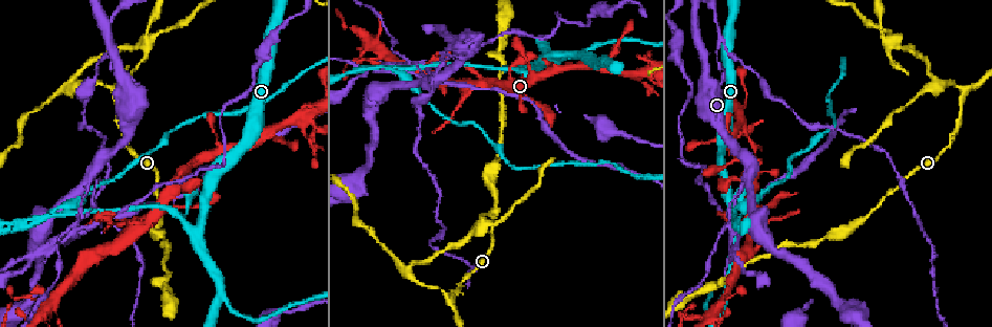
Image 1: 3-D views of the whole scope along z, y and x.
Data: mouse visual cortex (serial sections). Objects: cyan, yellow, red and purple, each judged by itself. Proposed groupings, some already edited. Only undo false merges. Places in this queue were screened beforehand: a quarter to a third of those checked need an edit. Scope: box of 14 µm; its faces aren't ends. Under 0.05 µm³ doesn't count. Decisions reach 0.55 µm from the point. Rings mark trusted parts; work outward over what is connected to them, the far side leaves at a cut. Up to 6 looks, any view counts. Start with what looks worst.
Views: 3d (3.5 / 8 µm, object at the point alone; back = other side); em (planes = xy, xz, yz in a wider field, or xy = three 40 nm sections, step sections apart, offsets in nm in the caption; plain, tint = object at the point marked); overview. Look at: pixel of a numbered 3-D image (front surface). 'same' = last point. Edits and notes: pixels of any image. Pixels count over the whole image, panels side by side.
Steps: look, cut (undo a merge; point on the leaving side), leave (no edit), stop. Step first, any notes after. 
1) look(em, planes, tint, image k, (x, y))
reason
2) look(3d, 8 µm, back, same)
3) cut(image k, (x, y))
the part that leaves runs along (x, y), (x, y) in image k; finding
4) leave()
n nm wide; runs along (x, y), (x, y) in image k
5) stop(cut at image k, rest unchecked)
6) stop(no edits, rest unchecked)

look(3d, 3.5 µm, image 1, (196, 226))

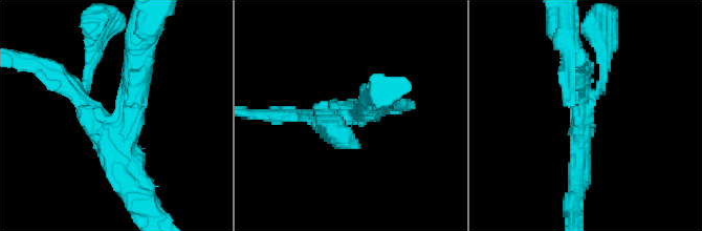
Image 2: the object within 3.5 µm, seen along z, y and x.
look(em, xy, step 2, tint, image 2, (121, 119))

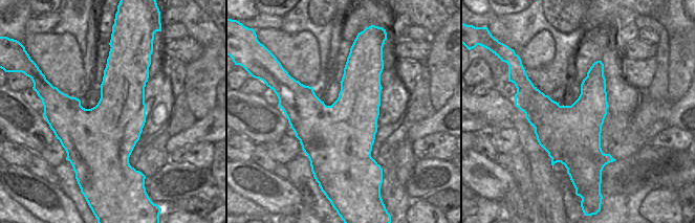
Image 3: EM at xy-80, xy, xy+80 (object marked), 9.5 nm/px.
leave()
one cell here

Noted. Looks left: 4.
look(3d, 3.5 µm, image 1, (159, 211))
abrupt turn

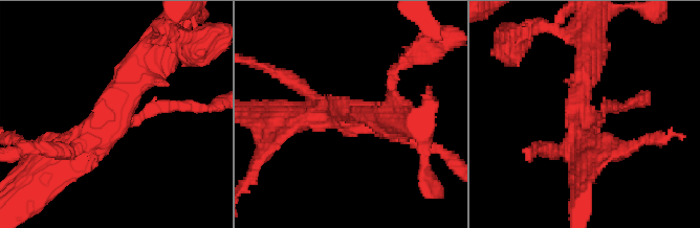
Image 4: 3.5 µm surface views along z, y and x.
look(em, xy, step 3, tint, image 4, (114, 122))
4 arms; arms of 150, 200, 350, 350 nm

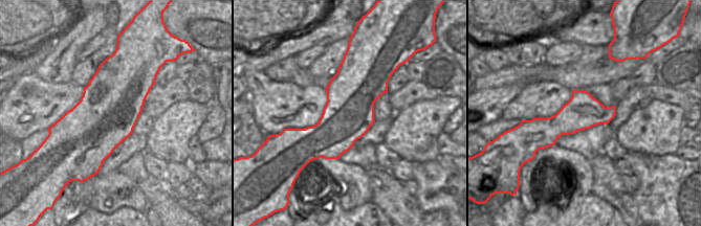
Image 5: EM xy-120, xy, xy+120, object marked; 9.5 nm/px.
leave()
one cell here

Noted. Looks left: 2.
look(3d, 3.5 µm, image 1, (466, 54))
thick turns thin

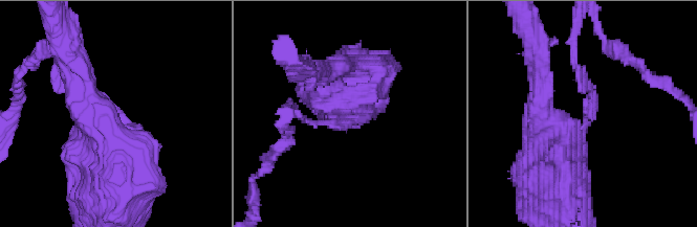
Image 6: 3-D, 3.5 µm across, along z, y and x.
look(em, xy, step 1, tint, image 6, (357, 117))
shape alone is not enough

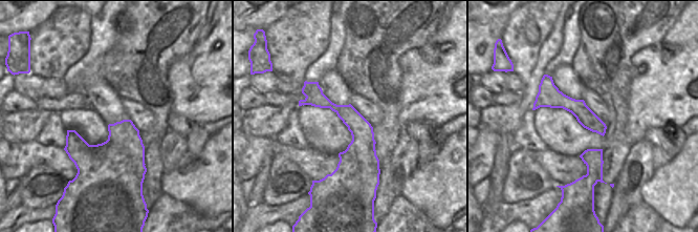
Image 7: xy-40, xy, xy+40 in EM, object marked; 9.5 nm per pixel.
cut(image 6, (593, 104))
arms of 100, 500 nm; the part that leaves runs along (584, 127), (592, 88), (576, 65) in image 6; two cells meet here

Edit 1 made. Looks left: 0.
stop(cut at image 6, rest unchecked)

